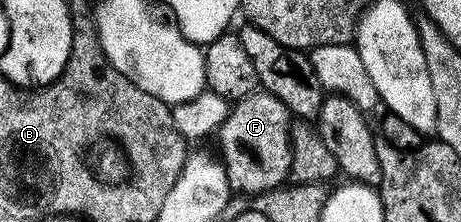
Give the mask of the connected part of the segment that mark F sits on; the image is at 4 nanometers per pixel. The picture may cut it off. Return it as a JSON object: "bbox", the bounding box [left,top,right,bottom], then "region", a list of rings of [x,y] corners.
{"bbox":[216,89,292,196],"region":[[[264,89],[253,90],[233,103],[230,115],[218,129],[216,141],[222,149],[220,161],[226,170],[231,191],[238,196],[263,194],[277,190],[290,178],[292,148],[290,147],[290,109]]]}

